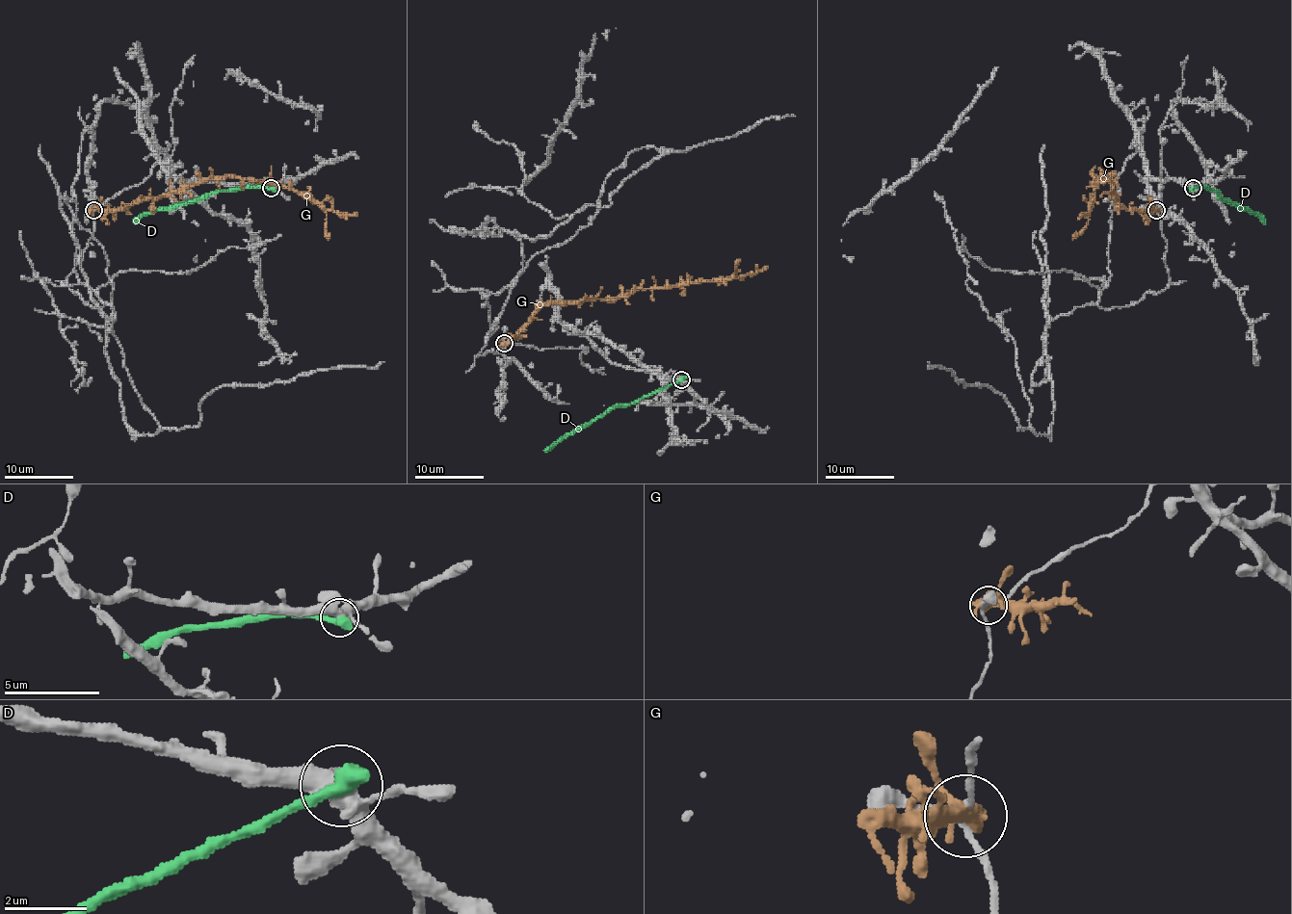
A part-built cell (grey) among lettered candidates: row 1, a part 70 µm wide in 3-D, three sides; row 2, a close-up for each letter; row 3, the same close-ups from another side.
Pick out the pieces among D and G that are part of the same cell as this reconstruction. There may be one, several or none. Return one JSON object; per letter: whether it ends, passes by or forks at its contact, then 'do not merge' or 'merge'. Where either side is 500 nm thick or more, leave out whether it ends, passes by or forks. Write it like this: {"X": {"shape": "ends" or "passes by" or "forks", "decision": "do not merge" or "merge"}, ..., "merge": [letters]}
{"D": {"decision": "do not merge"}, "G": {"shape": "passes by", "decision": "do not merge"}, "merge": []}

